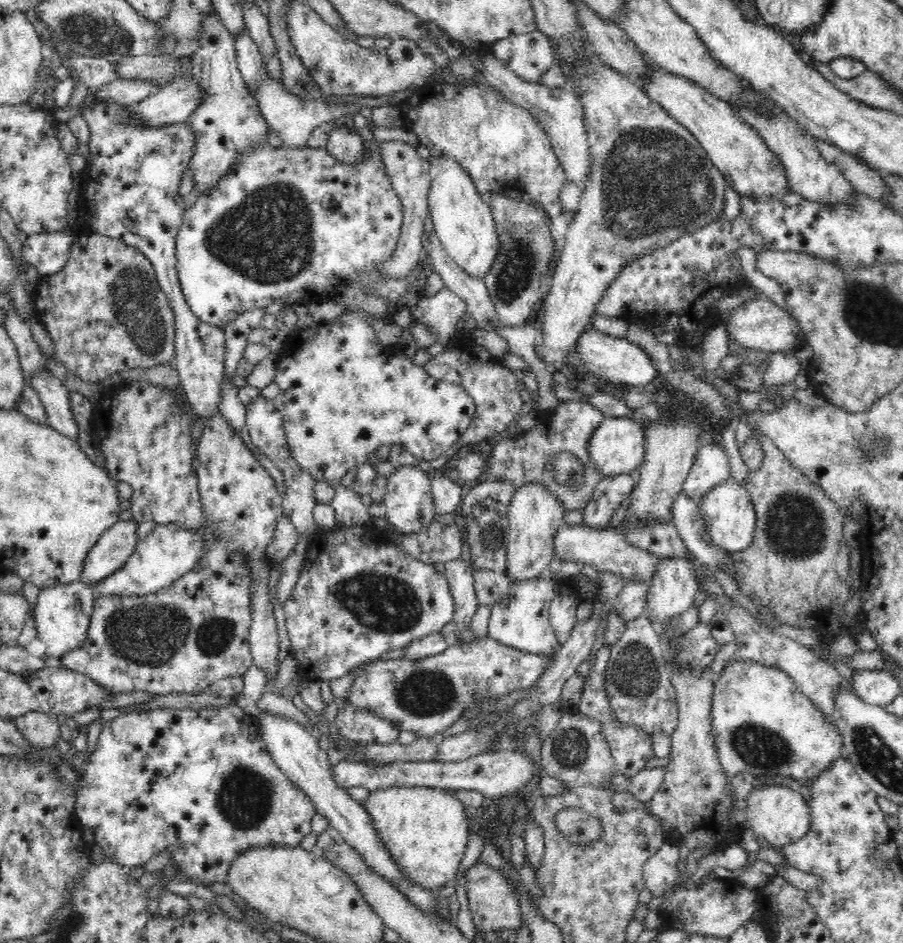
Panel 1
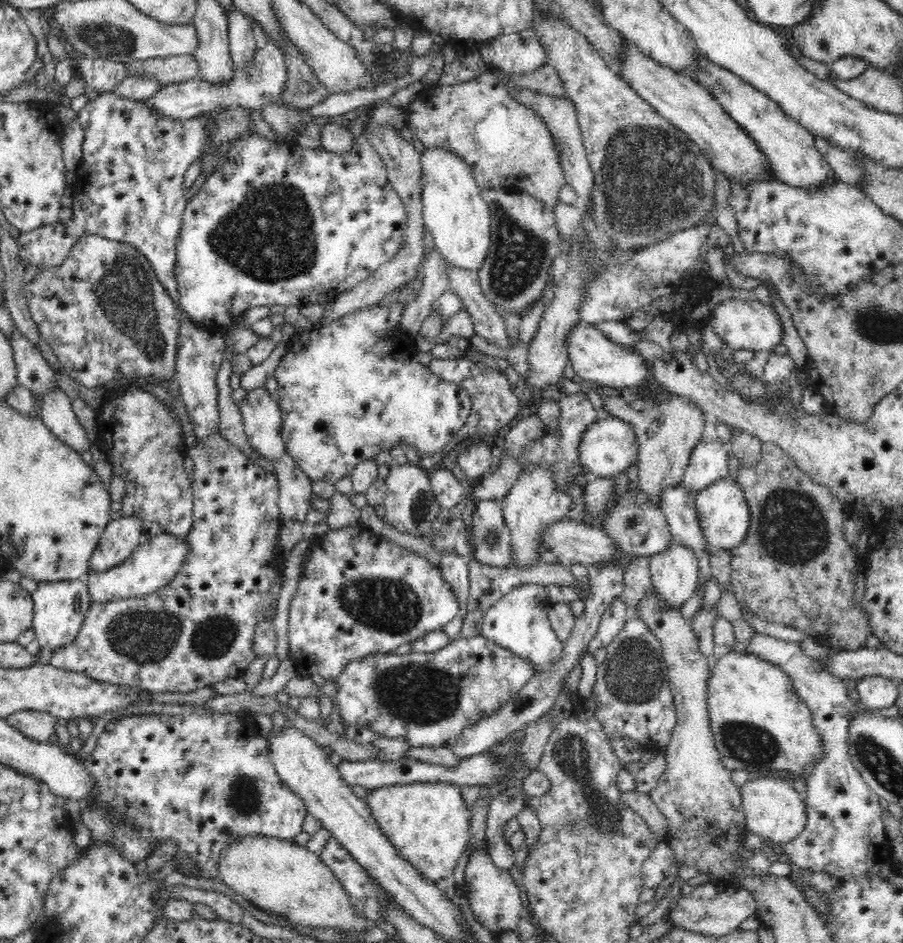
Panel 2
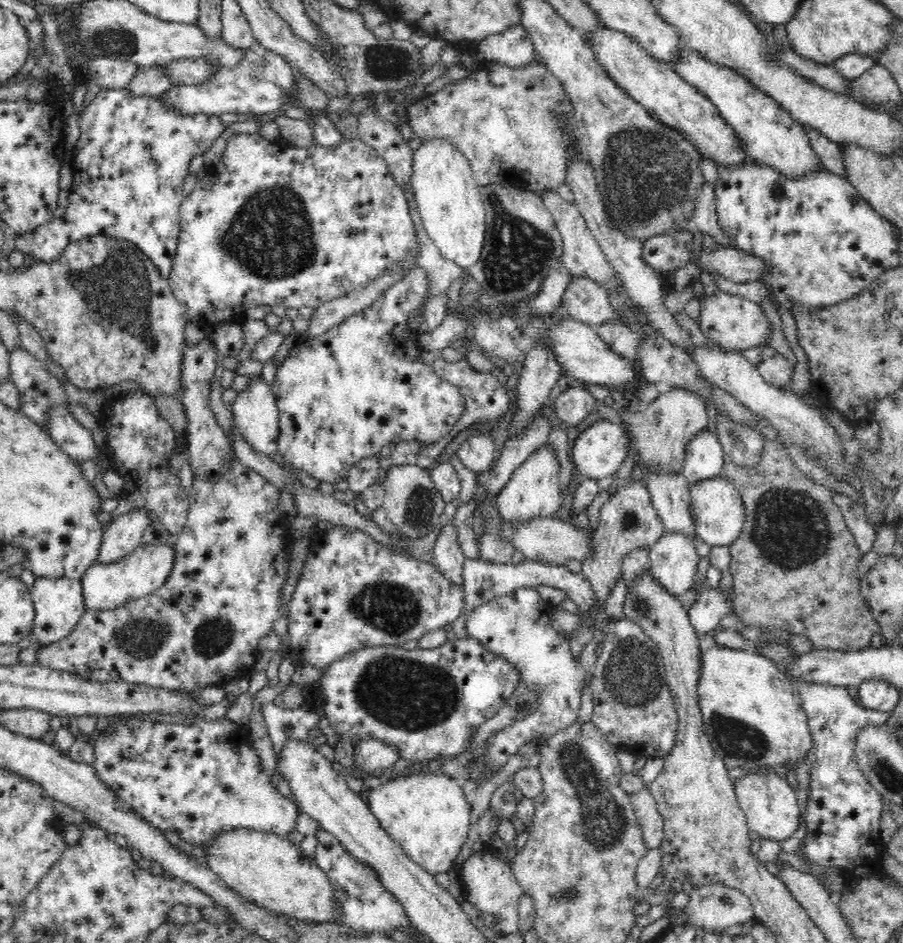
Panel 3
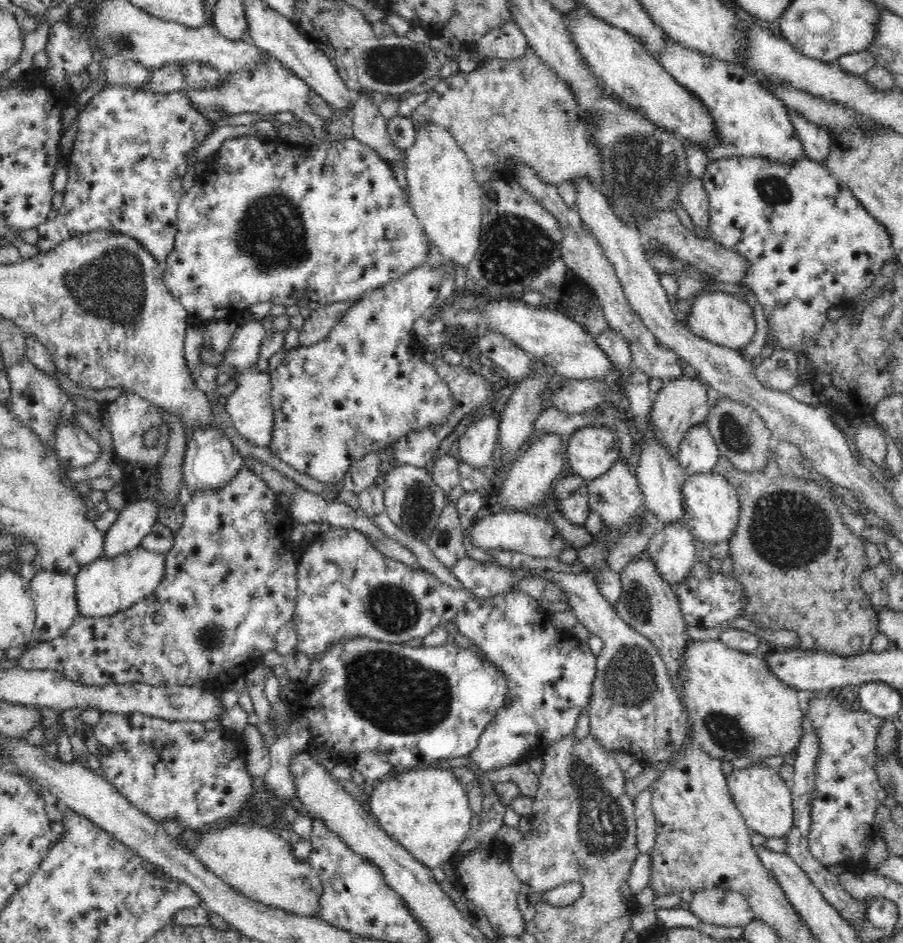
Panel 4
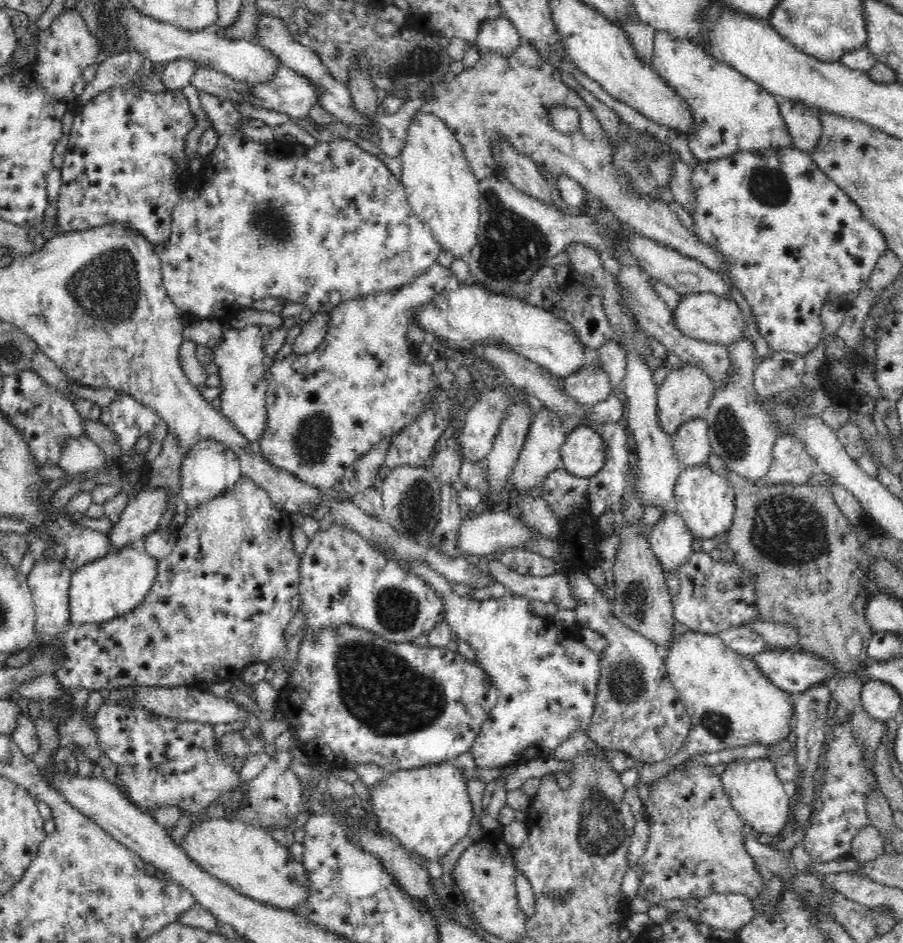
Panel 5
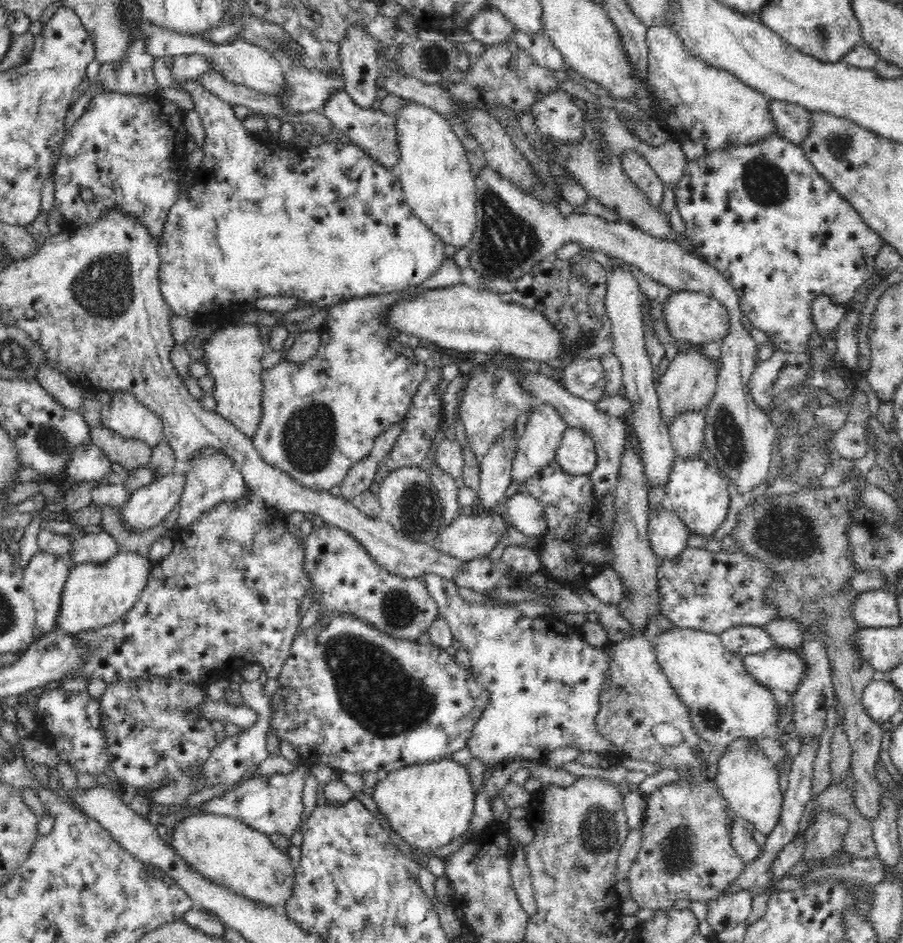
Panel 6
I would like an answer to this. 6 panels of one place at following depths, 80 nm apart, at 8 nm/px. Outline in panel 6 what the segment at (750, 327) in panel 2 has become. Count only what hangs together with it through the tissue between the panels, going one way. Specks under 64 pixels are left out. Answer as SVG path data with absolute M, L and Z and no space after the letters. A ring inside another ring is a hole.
M673 291L663 304L662 312L672 338L680 342L690 342L696 345L717 340L722 342L729 327L726 309L715 298L703 292Z

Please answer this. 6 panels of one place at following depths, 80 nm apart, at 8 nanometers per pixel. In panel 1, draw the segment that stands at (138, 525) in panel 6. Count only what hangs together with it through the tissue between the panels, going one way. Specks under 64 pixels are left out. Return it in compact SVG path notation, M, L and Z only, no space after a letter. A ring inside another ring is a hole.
M134 518L119 520L105 530L85 558L81 580L93 586L122 568L138 544L138 525Z

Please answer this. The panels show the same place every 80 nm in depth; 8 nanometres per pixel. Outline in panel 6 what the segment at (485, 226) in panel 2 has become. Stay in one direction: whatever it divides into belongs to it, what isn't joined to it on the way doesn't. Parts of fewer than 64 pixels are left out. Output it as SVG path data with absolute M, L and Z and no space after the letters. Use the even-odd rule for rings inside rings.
M406 101L406 104L394 111L392 116L396 119L396 135L398 135L398 145L400 145L399 162L392 171L401 183L406 203L410 205L412 212L444 241L444 244L452 244L457 250L467 248L477 225L476 184L462 142L444 115L417 102Z

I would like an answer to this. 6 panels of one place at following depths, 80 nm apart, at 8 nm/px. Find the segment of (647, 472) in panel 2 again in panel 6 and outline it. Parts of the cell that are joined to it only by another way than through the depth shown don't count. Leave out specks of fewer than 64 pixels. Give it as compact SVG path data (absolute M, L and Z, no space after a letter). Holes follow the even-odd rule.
M690 347L685 351L679 350L669 362L666 372L658 378L659 382L656 386L663 424L668 425L669 428L675 416L683 410L705 412L715 396L718 375L719 368L716 363L710 361L700 349Z

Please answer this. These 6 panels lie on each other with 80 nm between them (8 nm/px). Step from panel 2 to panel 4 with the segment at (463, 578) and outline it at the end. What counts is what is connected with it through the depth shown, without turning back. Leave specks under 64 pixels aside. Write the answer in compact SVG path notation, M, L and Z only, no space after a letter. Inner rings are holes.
M447 501L442 509L438 524L431 532L427 544L436 558L450 570L457 560L468 558L464 546L464 534L460 524L457 506Z

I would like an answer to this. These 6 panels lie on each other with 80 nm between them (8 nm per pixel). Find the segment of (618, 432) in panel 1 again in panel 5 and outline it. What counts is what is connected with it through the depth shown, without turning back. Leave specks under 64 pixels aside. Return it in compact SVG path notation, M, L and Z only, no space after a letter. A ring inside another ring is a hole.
M586 426L571 430L561 446L561 459L570 474L582 478L594 476L605 461L601 434Z

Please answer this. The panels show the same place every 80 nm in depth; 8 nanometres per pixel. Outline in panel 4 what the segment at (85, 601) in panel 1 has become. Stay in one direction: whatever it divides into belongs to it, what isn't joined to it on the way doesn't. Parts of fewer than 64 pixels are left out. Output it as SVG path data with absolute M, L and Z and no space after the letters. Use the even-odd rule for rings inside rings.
M38 569L31 579L31 598L35 605L35 634L37 642L48 642L59 638L80 617L78 611L78 599L75 592L75 577L48 569Z

